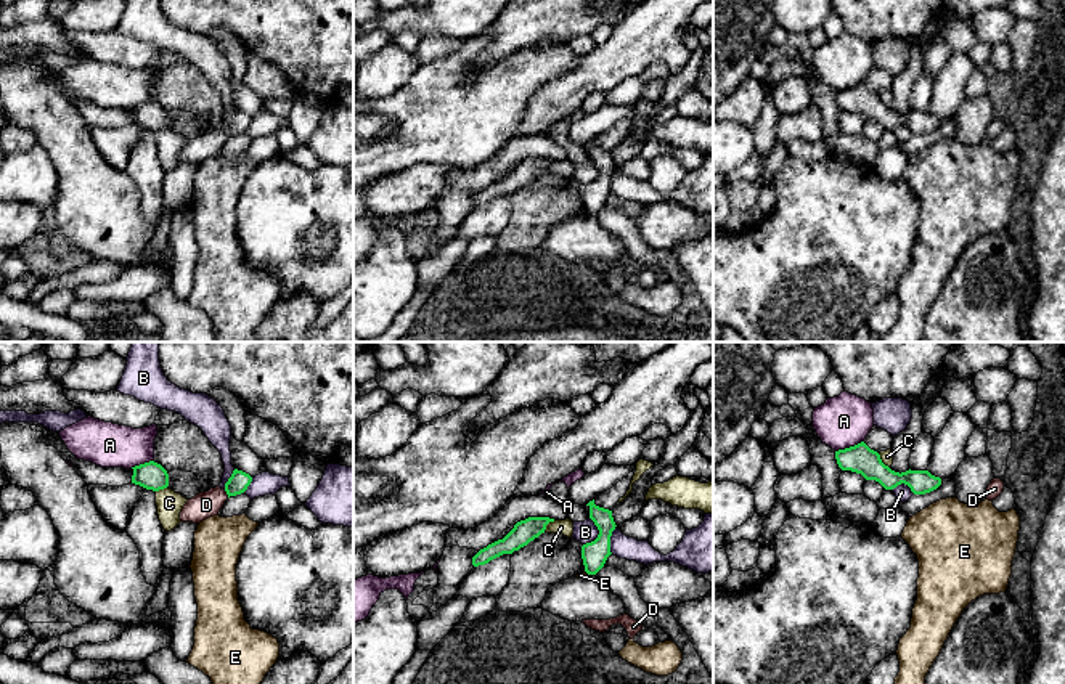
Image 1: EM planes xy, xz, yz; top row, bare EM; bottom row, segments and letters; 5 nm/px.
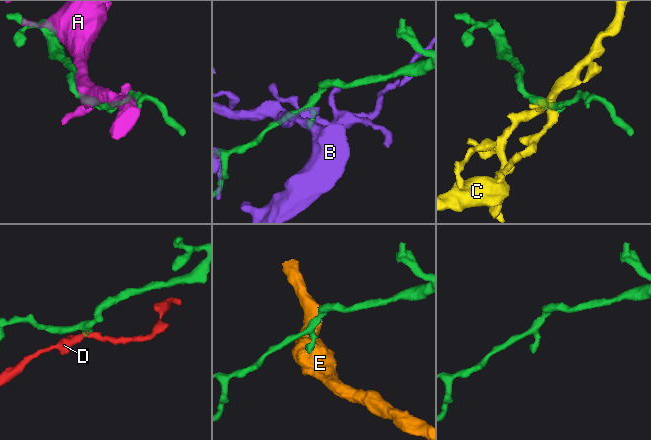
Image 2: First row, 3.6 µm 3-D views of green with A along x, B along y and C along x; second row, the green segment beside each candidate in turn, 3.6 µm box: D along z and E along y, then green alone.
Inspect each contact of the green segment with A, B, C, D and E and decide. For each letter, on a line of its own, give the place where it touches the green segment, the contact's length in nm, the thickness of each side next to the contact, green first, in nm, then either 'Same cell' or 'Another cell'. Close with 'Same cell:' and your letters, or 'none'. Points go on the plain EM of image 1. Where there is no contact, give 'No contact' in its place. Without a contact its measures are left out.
A: Touches green at yz (850, 87). Shared border 160 nm. Thickness 140 nm (green) against 260 nm. Another cell
B: Touches green at xz (599, 174). Shared border 150 nm. Thickness 130 nm (green) against 110 nm. Another cell
C: Touches green at yz (881, 101). Shared border 100 nm. Thickness 140 nm (green) against 60 nm. Another cell
D: Touches green at xy (227, 134). Shared border 50 nm. Thickness 100 nm (green) against 130 nm. Same cell
E: Touches green at xz (587, 212). Shared border 30 nm. Thickness 130 nm (green) against 30 nm. Another cell
Same cell: D

